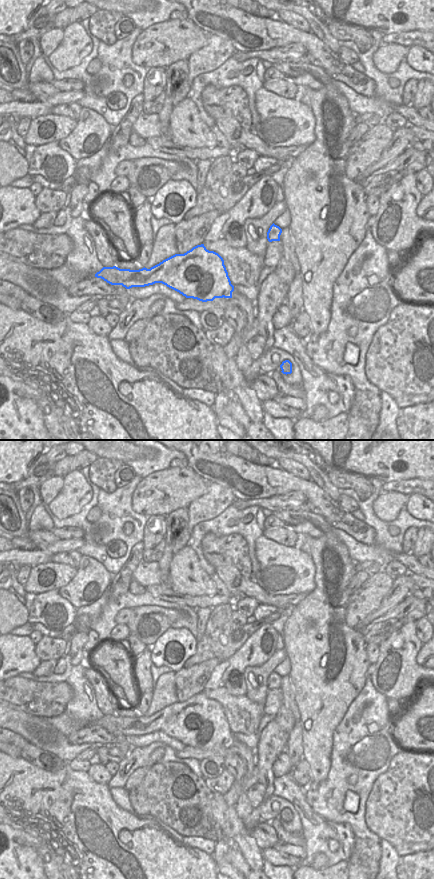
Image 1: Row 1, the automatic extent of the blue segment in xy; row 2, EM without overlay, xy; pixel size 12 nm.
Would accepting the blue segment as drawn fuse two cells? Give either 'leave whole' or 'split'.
leave whole

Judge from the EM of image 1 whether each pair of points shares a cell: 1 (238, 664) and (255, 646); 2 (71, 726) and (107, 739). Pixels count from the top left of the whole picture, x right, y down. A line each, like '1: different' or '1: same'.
1: same
2: different

